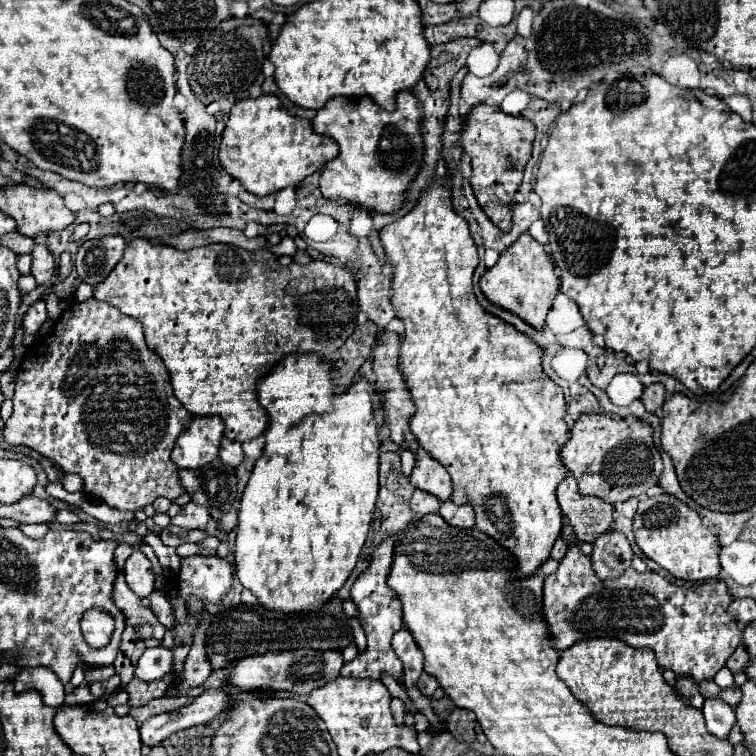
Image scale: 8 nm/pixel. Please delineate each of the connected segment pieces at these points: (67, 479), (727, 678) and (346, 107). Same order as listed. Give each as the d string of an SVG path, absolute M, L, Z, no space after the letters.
M70 473L70 475L64 475L64 477L62 477L62 483L64 483L64 489L66 489L66 491L72 491L72 493L74 493L74 491L84 491L84 485L82 485L84 481L82 481L82 477L76 475L76 473L74 473L74 475L72 475L72 473Z
M724 667L724 669L720 669L718 673L716 673L716 677L714 677L714 683L718 685L718 687L722 687L722 689L726 689L726 687L732 687L732 681L734 679L734 675L730 673L730 669L728 667Z
M410 91L396 99L396 111L386 111L368 97L350 101L334 97L322 107L312 121L314 131L328 135L340 147L340 155L326 163L320 175L320 191L330 201L344 201L366 211L394 213L406 201L406 191L416 179L424 159L422 119L424 109Z

